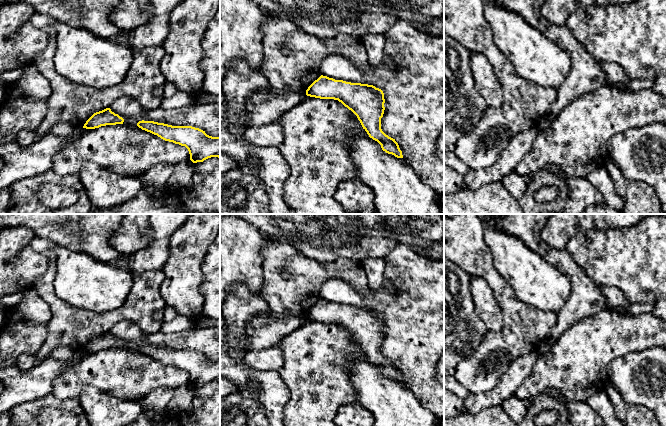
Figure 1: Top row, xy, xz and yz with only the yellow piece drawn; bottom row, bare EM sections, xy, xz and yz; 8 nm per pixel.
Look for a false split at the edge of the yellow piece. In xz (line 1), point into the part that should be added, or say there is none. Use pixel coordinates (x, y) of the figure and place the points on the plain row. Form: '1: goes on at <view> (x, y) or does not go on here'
1: does not go on here

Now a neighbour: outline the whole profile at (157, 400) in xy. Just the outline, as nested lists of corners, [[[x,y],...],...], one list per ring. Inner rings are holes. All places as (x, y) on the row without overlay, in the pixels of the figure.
[[[157,388],[149,392],[142,400],[143,407],[146,410],[162,411],[166,410],[168,403],[174,394],[172,388]]]

